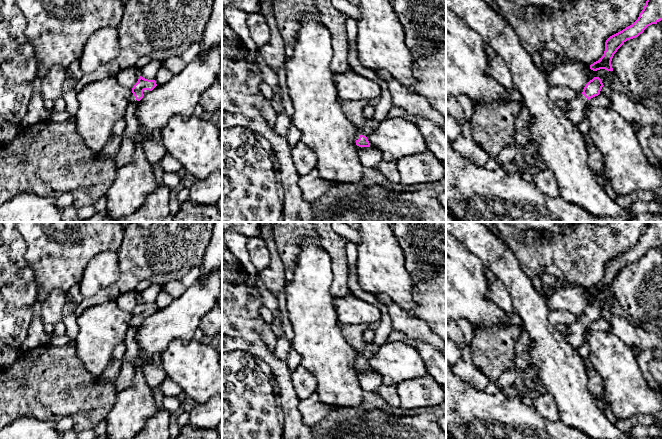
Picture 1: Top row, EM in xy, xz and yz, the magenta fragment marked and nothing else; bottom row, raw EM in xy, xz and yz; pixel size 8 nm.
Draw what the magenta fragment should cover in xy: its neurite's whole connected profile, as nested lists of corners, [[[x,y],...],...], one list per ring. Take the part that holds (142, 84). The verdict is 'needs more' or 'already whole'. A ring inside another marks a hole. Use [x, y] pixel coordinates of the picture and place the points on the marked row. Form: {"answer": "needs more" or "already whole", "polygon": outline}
{"answer": "needs more", "polygon": [[[140,76],[137,83],[132,88],[133,95],[130,99],[130,102],[133,105],[137,106],[138,102],[144,96],[143,91],[144,90],[152,91],[156,86],[157,84],[155,80],[148,80]]]}

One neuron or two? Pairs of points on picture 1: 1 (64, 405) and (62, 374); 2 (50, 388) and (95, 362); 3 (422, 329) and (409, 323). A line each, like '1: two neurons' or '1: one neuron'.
1: one neuron
2: two neurons
3: one neuron

